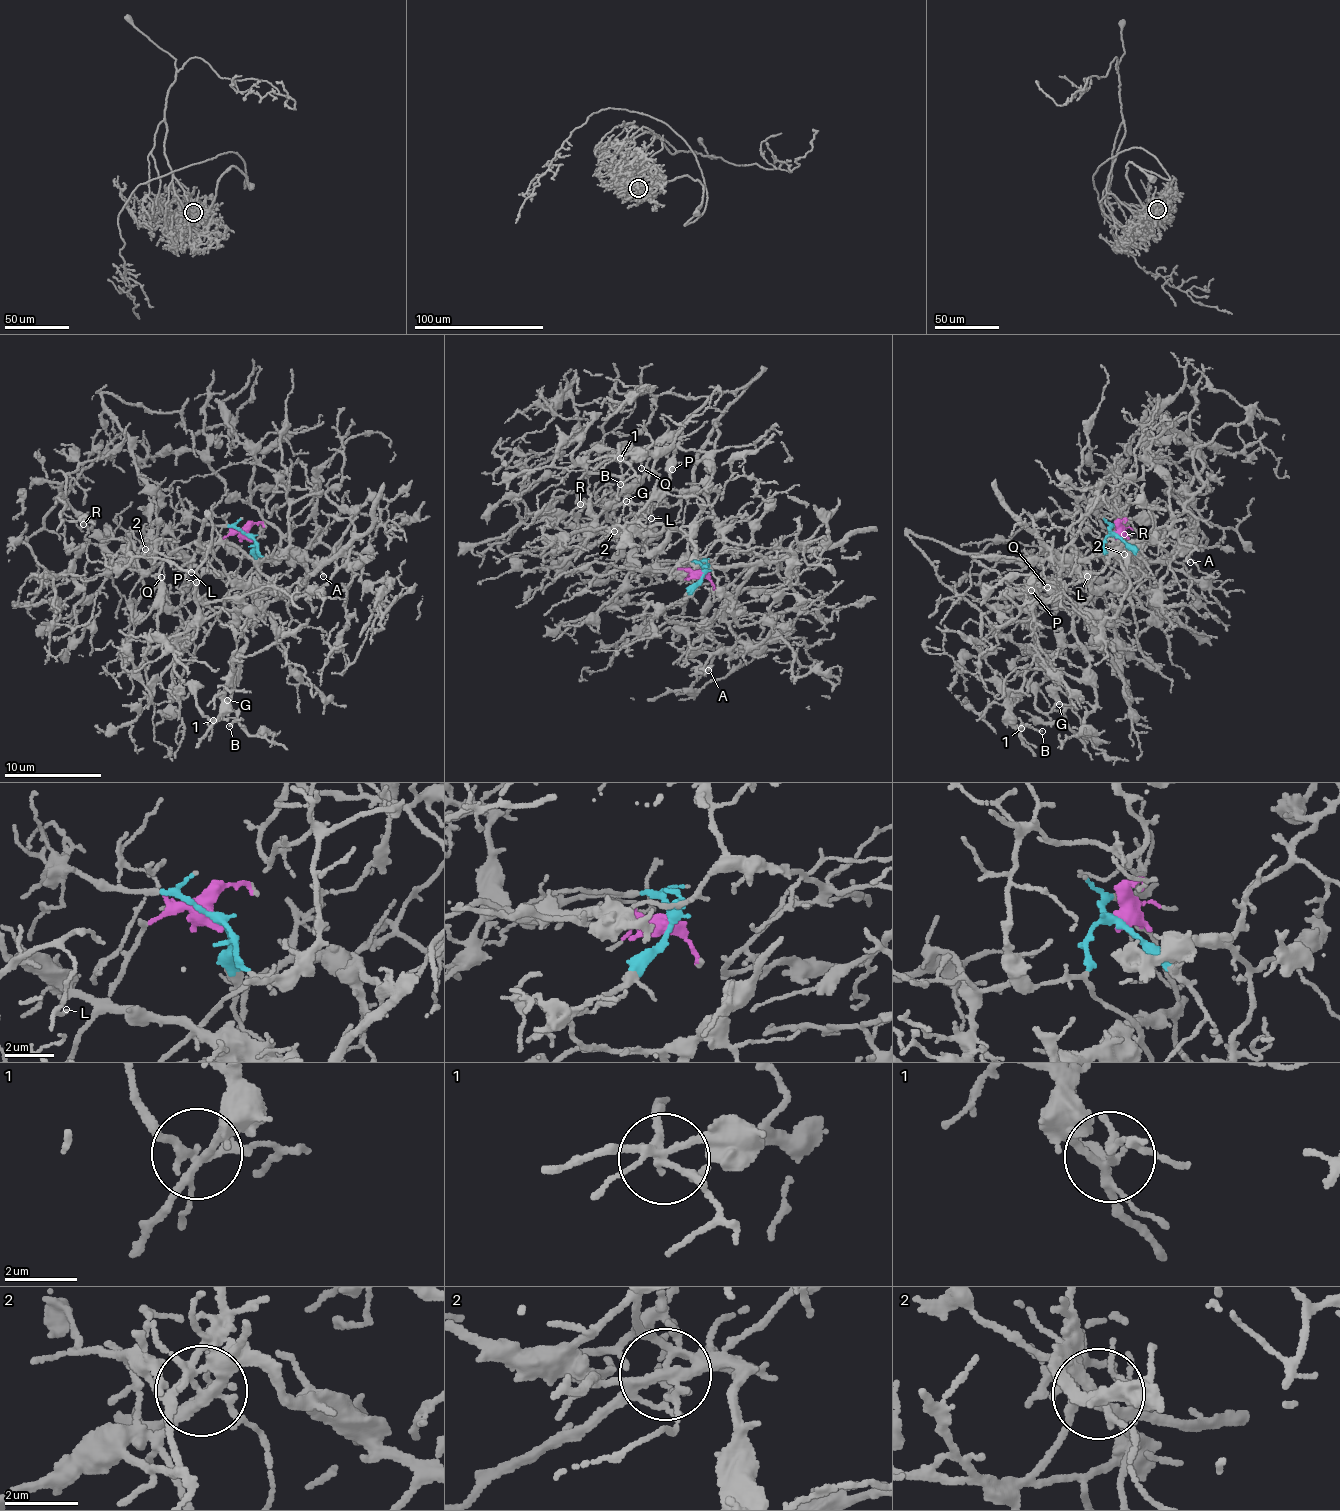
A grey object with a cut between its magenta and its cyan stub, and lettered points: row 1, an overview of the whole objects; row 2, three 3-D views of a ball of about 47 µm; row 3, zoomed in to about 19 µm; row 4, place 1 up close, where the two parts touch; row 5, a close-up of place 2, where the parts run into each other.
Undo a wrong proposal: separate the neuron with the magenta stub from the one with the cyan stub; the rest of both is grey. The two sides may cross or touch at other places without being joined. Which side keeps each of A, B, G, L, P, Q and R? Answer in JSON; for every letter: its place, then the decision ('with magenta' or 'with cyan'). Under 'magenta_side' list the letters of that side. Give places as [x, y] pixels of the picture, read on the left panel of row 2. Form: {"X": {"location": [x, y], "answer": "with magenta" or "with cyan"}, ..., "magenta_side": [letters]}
{"A": {"location": [323, 576], "answer": "with magenta"}, "B": {"location": [229, 726], "answer": "with cyan"}, "G": {"location": [227, 700], "answer": "with magenta"}, "L": {"location": [191, 572], "answer": "with cyan"}, "P": {"location": [196, 582], "answer": "with cyan"}, "Q": {"location": [161, 577], "answer": "with cyan"}, "R": {"location": [83, 524], "answer": "with magenta"}, "magenta_side": ["A", "G", "R"]}

